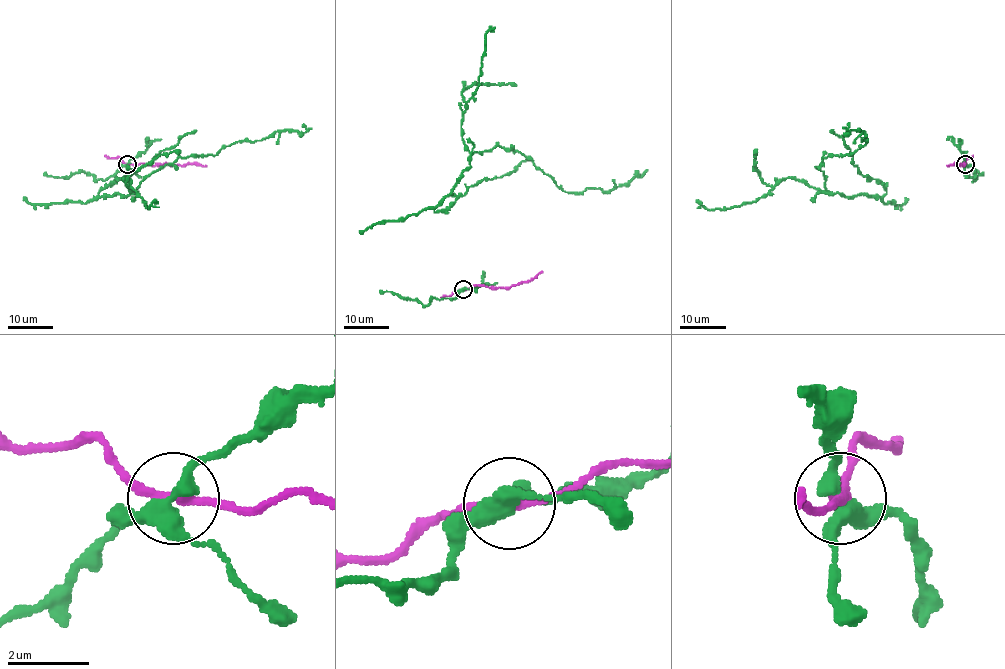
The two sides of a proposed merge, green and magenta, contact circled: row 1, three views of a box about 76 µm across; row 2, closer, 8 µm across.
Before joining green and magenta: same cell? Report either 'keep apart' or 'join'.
keep apart

